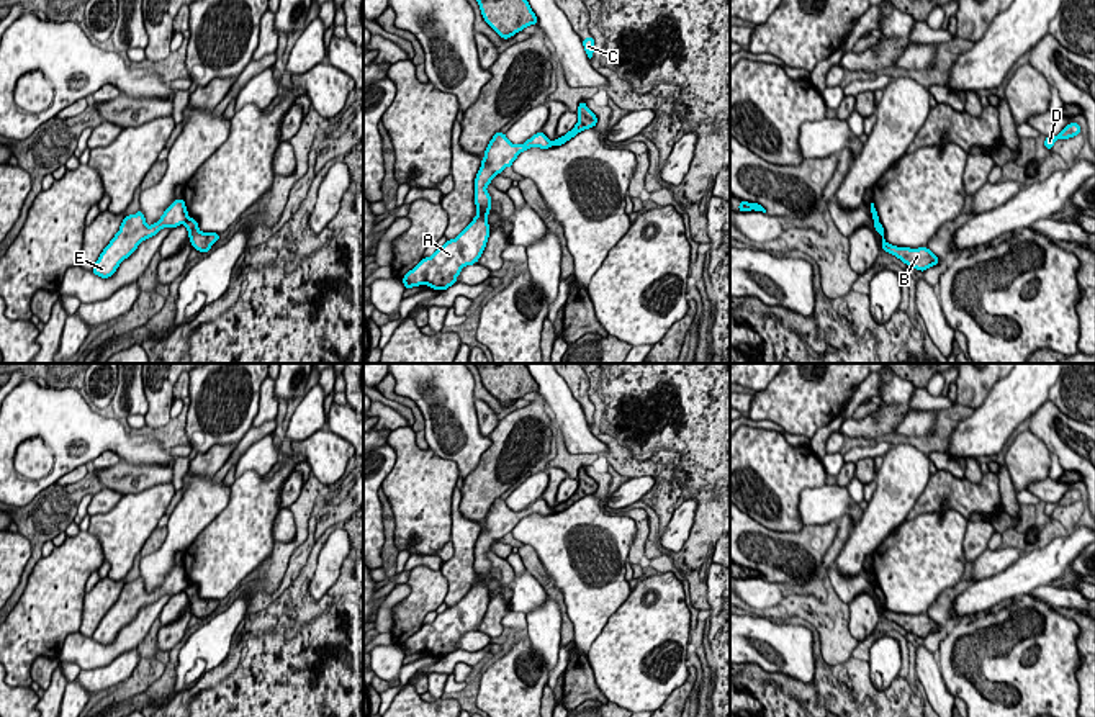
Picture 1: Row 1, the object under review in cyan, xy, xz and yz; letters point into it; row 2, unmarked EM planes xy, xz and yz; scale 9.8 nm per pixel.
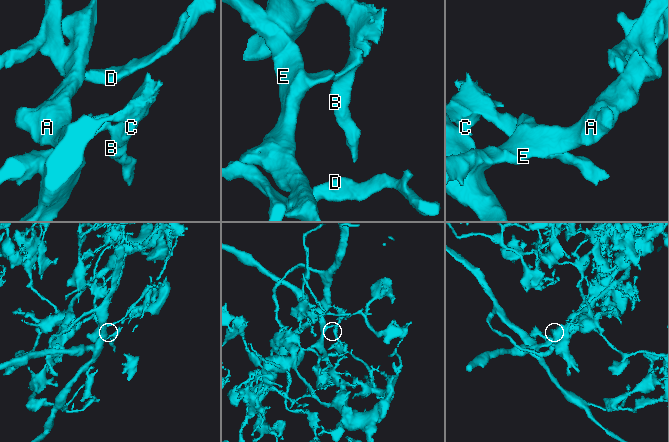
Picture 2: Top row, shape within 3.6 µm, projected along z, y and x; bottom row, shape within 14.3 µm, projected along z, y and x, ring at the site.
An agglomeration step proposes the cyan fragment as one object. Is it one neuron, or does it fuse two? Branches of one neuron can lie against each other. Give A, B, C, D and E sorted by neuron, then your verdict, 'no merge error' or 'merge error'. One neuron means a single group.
A E / B C D; merge error

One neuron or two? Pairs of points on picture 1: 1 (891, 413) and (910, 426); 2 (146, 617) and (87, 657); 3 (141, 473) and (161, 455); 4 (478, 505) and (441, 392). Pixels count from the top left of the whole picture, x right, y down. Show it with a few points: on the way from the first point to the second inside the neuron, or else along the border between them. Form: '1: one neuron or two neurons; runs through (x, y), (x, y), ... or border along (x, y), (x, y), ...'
1: two neurons; border along (904, 418), (896, 428)
2: one neuron; runs through (131, 632), (115, 649), (102, 655)
3: two neurons; border along (121, 459), (135, 465), (172, 467)
4: two neurons; border along (490, 441), (480, 464), (464, 480)

